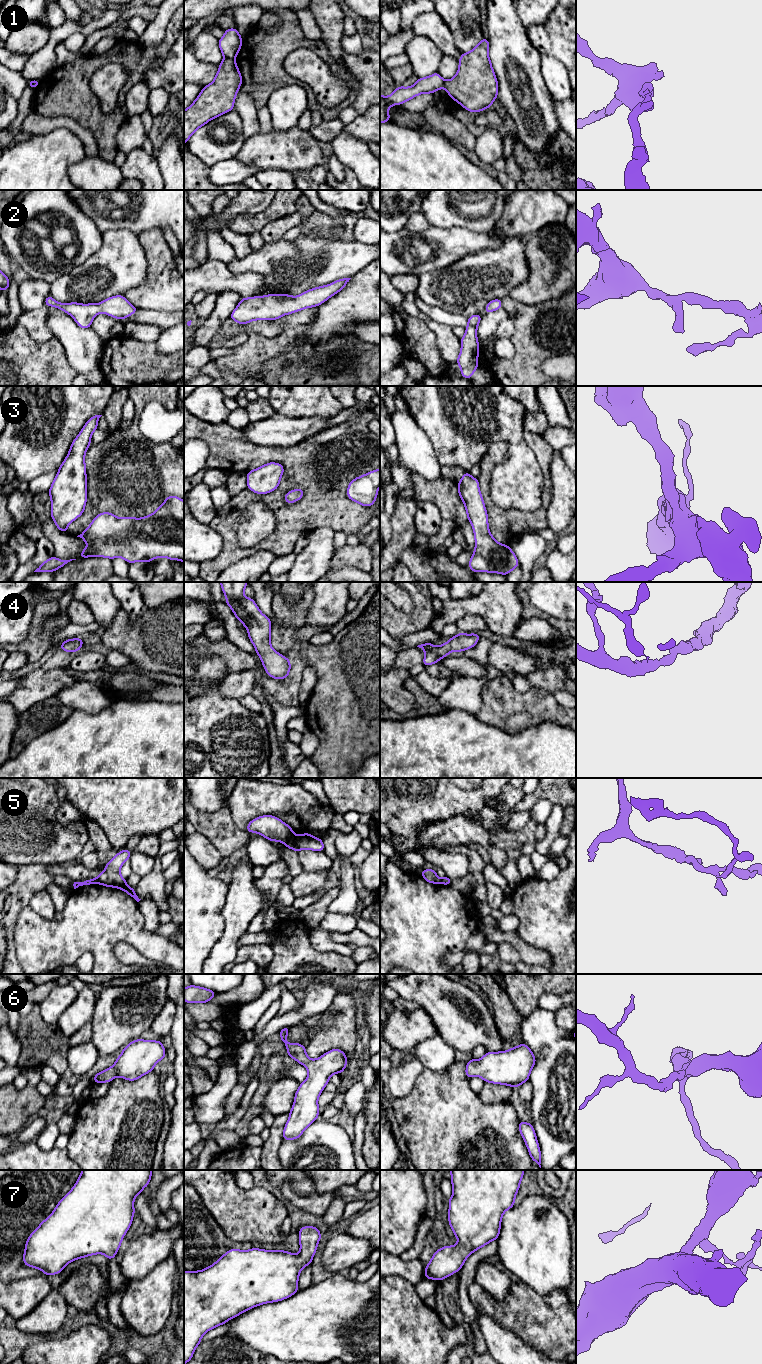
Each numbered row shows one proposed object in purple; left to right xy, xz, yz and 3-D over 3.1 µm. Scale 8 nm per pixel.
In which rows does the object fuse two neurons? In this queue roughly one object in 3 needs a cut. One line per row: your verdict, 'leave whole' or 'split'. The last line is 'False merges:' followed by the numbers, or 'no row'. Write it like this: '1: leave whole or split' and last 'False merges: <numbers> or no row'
1: split
2: leave whole
3: leave whole
4: leave whole
5: split
6: leave whole
7: leave whole
False merges: 1, 5

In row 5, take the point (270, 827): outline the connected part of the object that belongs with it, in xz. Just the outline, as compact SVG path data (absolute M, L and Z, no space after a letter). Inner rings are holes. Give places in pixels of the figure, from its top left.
M272 815L259 816L248 823L247 832L258 833L270 841L286 844L295 838L295 833L289 825Z

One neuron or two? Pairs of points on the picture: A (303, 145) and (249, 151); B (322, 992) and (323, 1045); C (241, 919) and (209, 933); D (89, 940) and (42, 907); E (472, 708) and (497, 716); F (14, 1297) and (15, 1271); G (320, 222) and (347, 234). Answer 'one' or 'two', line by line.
A: one
B: two
C: two
D: two
E: two
F: two
G: one

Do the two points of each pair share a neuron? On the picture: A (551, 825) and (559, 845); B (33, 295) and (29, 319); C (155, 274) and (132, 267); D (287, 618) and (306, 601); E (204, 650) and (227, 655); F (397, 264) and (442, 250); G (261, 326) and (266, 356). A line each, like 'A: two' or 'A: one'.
A: two
B: two
C: two
D: one
E: one
F: one
G: two

